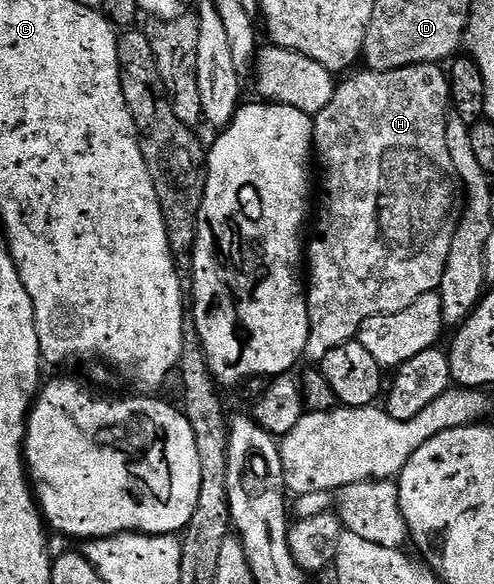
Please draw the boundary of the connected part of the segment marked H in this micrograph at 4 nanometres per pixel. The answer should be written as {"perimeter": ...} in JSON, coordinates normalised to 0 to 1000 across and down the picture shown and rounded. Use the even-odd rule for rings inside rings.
{"perimeter":[[[889,110],[881,111],[832,111],[830,115],[806,115],[798,122],[757,122],[739,116],[737,125],[715,123],[715,132],[698,130],[694,137],[682,144],[676,163],[668,170],[668,176],[660,176],[660,183],[652,192],[638,195],[636,212],[632,216],[632,238],[636,243],[636,269],[644,277],[644,337],[648,330],[648,360],[638,360],[636,385],[640,378],[640,401],[632,406],[632,414],[619,420],[619,500],[623,505],[623,579],[619,580],[619,594],[613,610],[626,611],[628,620],[646,622],[662,604],[676,601],[676,594],[696,591],[704,584],[715,582],[727,572],[733,553],[741,553],[741,546],[763,543],[765,539],[789,539],[806,533],[822,533],[822,526],[830,526],[830,519],[838,519],[838,512],[854,512],[854,505],[864,502],[881,502],[891,493],[891,479],[903,464],[905,438],[911,435],[913,409],[919,406],[923,387],[919,384],[919,360],[927,351],[927,312],[923,300],[915,291],[909,253],[903,252],[903,217],[905,204],[911,195],[911,168],[907,164],[907,127]]]}

